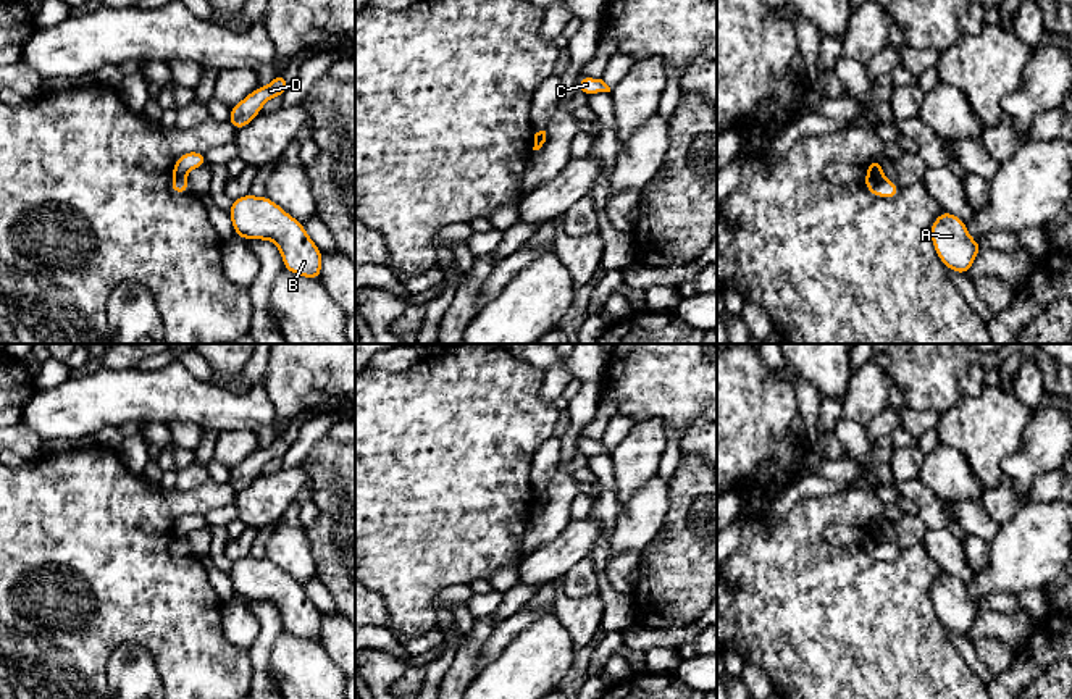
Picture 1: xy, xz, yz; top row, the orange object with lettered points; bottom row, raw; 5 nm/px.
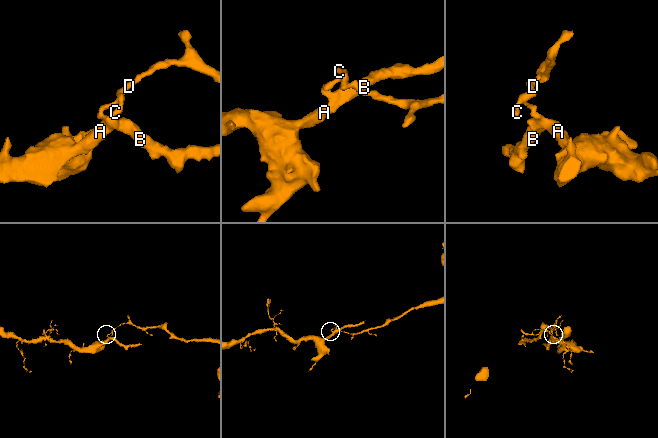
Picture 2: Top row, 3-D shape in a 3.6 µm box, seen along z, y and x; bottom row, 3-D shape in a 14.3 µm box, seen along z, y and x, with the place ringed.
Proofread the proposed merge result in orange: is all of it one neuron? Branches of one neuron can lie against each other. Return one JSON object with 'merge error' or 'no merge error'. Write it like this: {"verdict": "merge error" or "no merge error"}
{"verdict": "merge error"}

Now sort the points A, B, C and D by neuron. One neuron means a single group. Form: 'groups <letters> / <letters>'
groups A B / C D

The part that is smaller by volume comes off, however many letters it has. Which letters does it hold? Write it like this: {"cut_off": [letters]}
{"cut_off": ["C", "D"]}

